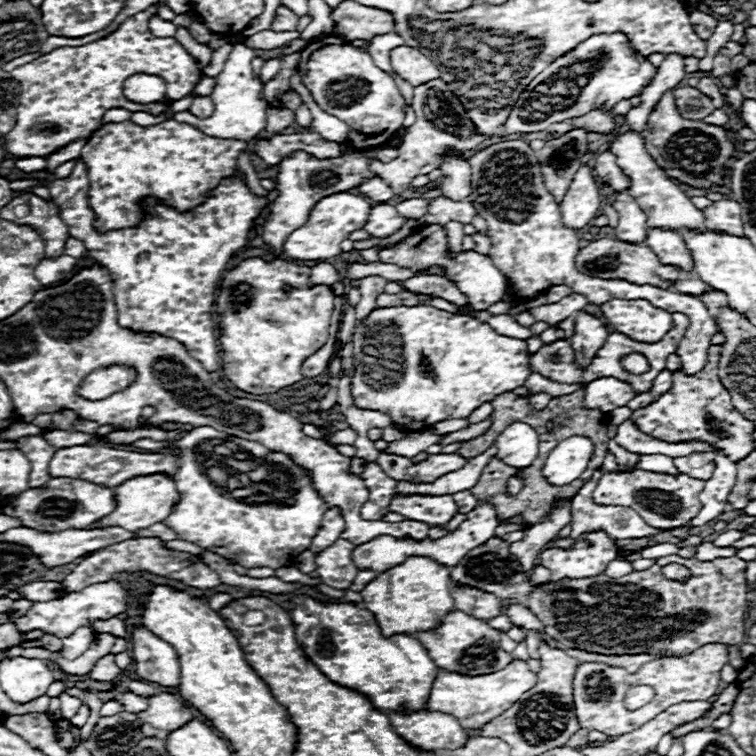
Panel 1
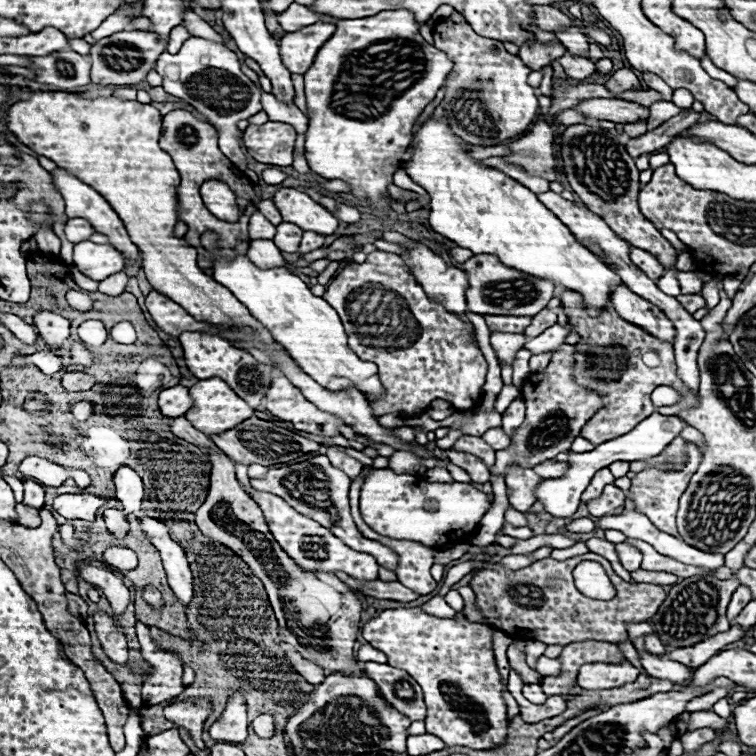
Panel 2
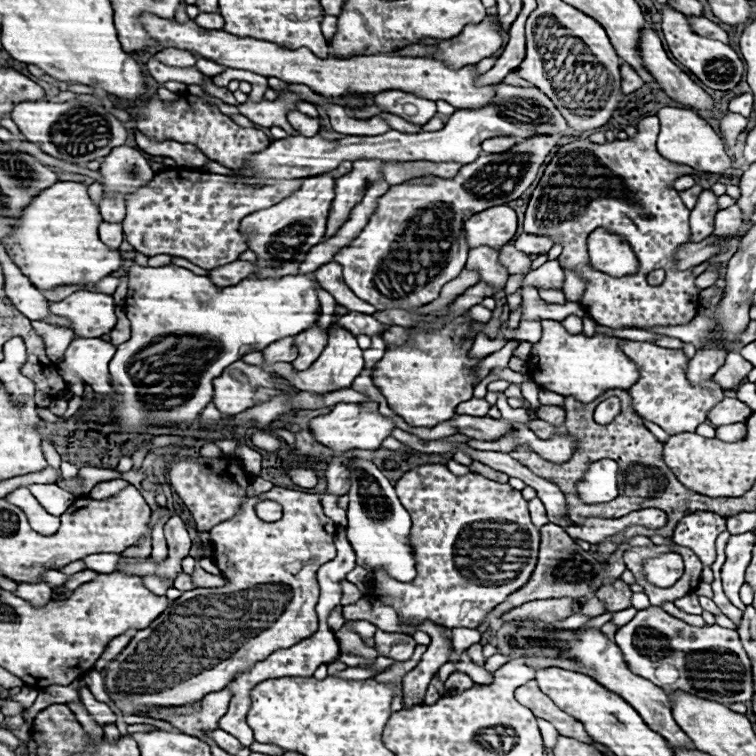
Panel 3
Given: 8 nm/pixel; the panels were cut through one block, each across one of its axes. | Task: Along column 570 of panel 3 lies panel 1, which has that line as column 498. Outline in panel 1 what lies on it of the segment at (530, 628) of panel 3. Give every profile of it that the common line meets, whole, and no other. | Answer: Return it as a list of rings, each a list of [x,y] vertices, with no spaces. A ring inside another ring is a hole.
[[[452,610],[438,630],[428,630],[428,634],[414,634],[414,638],[418,638],[426,646],[436,666],[448,672],[482,676],[506,668],[512,660],[512,656],[500,648],[500,630],[494,630],[486,622],[460,610]]]

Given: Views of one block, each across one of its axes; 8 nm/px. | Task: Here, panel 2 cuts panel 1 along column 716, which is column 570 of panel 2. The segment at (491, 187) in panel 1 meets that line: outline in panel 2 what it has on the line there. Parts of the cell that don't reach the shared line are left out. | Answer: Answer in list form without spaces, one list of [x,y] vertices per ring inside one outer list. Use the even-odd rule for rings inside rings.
[[[566,324],[566,326],[552,326],[548,330],[544,330],[542,334],[526,340],[524,348],[530,350],[532,354],[542,354],[542,352],[556,352],[562,344],[564,344],[564,338],[572,332],[572,326]]]

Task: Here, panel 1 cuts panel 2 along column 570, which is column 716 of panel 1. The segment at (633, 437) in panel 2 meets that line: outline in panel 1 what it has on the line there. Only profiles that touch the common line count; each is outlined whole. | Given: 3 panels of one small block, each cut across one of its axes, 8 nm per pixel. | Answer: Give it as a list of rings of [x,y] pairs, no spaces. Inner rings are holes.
[[[716,452],[714,464],[716,464],[714,474],[710,480],[706,480],[706,486],[700,496],[702,510],[700,510],[698,518],[694,518],[690,522],[690,526],[702,526],[702,524],[714,520],[720,512],[724,512],[724,508],[728,504],[726,498],[736,484],[736,464],[730,458],[726,458],[722,452]]]

